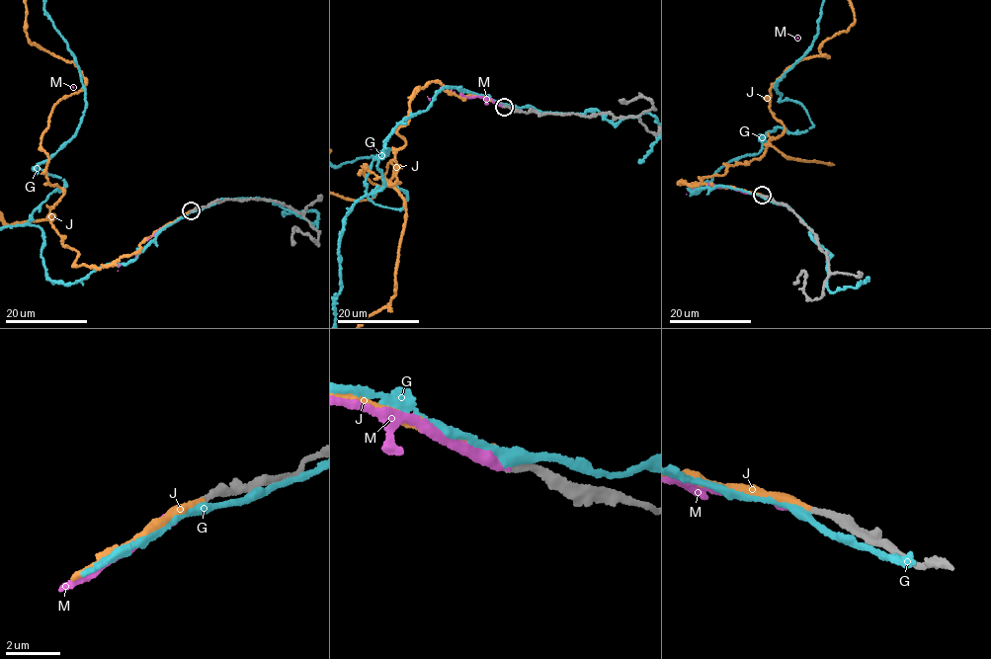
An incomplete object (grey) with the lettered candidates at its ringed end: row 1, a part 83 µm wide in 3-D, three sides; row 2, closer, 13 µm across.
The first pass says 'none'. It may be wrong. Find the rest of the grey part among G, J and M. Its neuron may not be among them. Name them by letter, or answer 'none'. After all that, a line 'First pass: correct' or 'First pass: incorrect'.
M
First pass: incorrect

